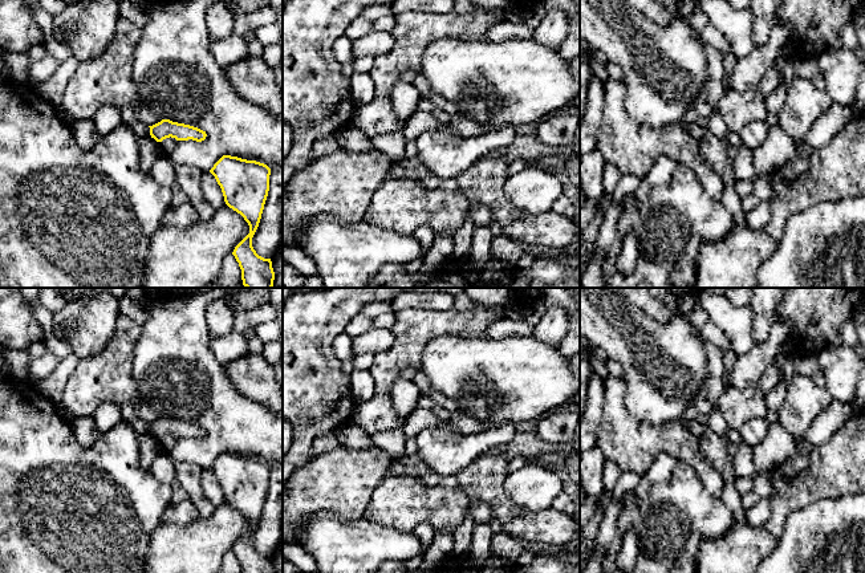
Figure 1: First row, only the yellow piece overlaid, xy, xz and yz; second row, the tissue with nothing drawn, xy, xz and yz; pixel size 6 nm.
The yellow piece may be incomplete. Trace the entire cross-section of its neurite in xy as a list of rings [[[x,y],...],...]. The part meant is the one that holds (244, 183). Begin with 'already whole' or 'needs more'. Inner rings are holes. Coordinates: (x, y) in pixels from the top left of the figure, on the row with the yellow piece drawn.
already whole | [[[223,155],[210,170],[222,188],[226,204],[240,214],[249,225],[249,233],[235,247],[235,256],[241,269],[241,280],[245,288],[272,288],[275,272],[271,259],[264,259],[252,247],[252,237],[259,227],[264,204],[269,191],[271,168],[256,160]]]

